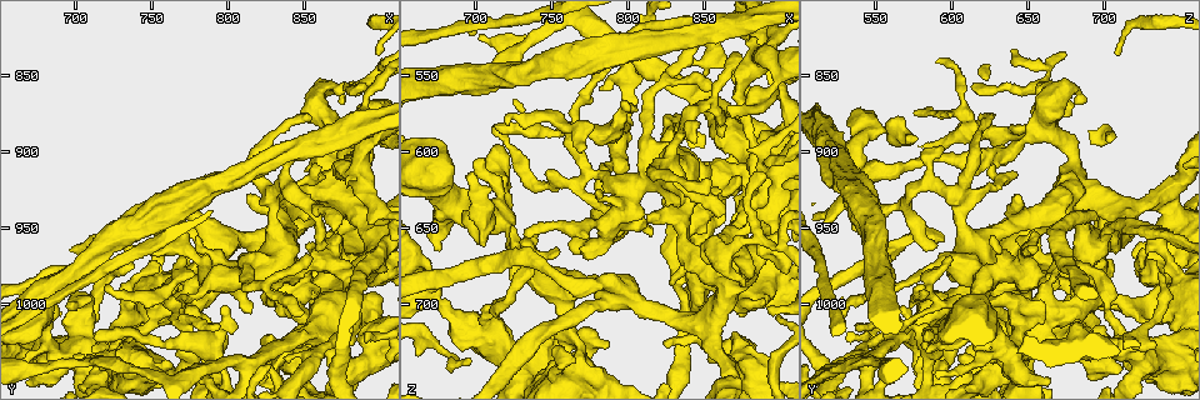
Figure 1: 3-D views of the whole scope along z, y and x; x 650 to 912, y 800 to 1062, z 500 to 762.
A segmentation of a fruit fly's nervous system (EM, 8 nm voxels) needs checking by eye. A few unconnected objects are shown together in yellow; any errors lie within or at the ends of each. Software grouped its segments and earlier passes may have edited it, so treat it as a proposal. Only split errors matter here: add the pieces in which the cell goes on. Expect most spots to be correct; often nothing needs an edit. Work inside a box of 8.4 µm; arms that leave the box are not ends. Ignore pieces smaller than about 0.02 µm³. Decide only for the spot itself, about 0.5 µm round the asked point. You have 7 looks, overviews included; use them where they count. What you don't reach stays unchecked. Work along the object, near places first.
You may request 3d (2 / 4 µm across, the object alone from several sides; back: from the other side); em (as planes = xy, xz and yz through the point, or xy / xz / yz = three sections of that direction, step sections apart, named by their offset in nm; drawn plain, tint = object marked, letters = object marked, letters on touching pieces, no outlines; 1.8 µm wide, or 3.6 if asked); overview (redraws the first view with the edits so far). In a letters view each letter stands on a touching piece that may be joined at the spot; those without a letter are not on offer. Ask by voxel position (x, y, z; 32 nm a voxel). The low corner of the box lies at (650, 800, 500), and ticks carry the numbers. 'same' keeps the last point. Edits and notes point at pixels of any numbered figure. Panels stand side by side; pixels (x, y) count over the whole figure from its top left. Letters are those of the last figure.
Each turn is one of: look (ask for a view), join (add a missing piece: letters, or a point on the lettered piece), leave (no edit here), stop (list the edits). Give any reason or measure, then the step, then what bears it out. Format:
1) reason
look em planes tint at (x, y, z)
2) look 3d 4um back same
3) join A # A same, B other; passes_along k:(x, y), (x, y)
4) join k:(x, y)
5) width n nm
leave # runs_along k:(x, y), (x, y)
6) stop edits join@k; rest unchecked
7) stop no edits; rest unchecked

abrupt turn
look 3d 2um at (884, 912, 544)

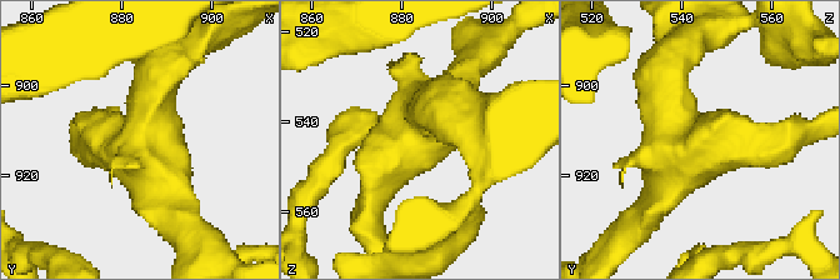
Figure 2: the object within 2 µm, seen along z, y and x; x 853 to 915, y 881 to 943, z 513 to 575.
need the tissue
look em planes tint at (884, 913, 542)

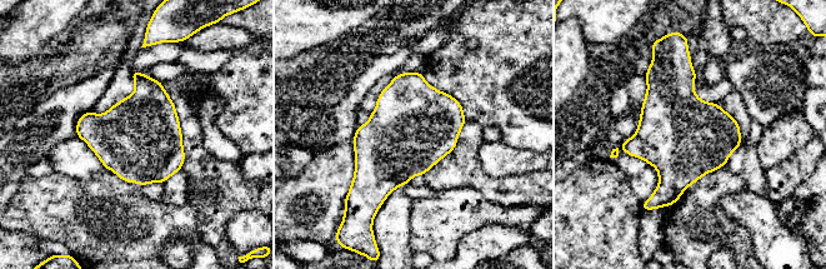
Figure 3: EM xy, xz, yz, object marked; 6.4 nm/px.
look em planes letters same

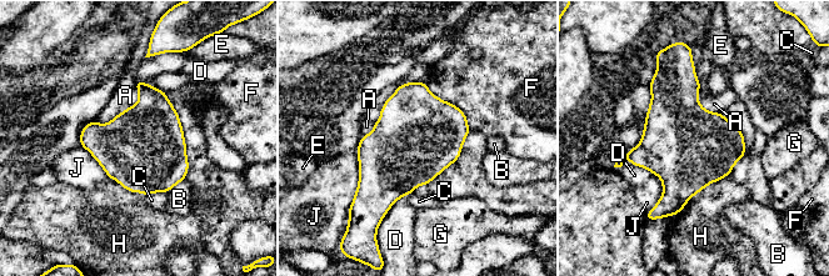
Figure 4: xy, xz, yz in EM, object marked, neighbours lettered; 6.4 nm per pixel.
width 550 nm
leave # A other, B other, C other, D other, E other, F other, G other, H other, J other; border 4:(700, 85), (698, 101), (719, 113); no lettered piece goes on from it

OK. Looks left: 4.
branch stops here
look em planes letters at (704, 1000, 660)

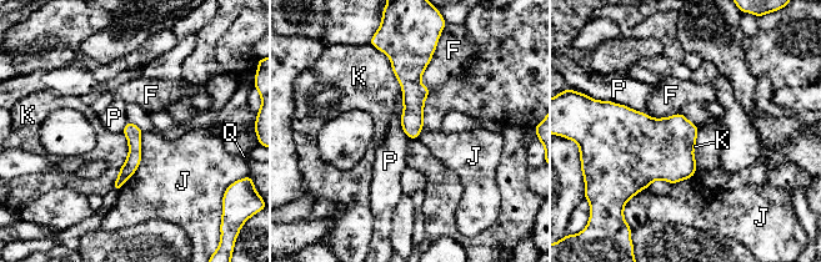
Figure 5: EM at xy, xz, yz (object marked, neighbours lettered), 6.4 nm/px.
leave # F other, J other, K other, P other, Q other; runs_along 5:(404, 55), (412, 89), (415, 135); none of them fits

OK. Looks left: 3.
calibre changes
look em 3.6um planes plain at (670, 1008, 614)

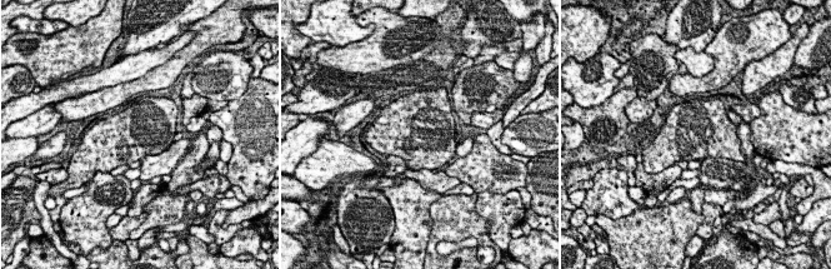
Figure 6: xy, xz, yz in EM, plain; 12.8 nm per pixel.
where the object lies
look em 3.6um planes tint same

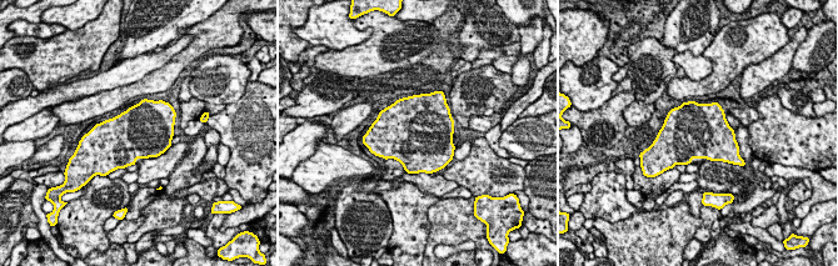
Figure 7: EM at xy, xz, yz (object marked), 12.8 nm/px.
see the neighbours
look em 3.6um planes letters same

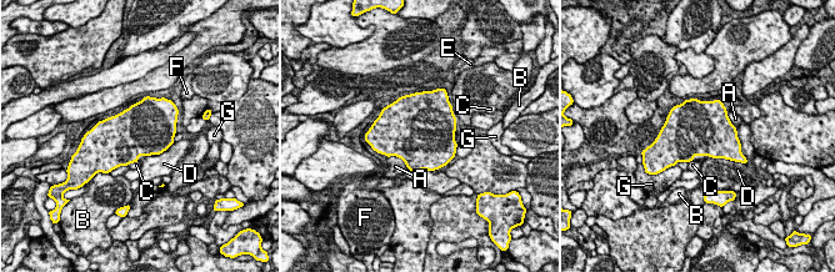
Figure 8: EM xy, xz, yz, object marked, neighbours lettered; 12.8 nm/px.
leave # A other, B other, C other, D other, E other, F other, G other; border 8:(709, 156), (734, 161); no lettered piece goes on from it

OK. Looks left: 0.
stop no edits; rest unchecked

